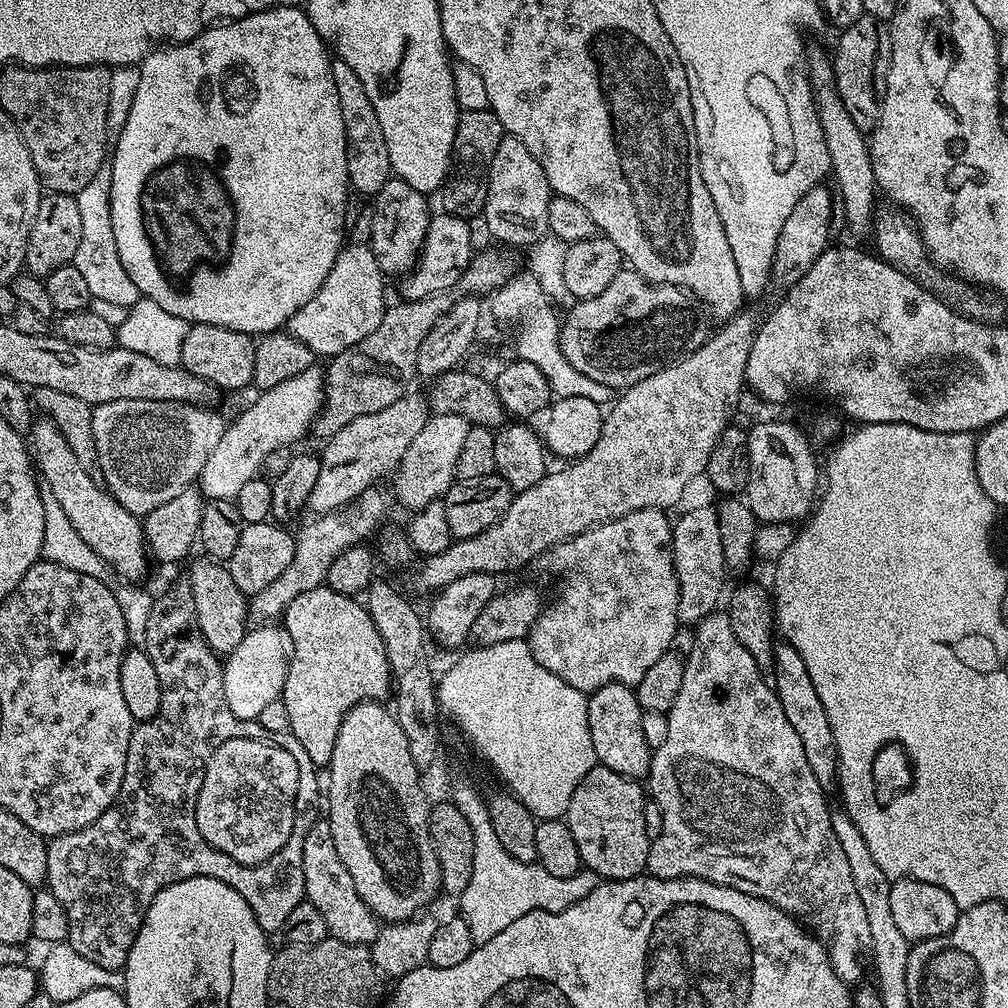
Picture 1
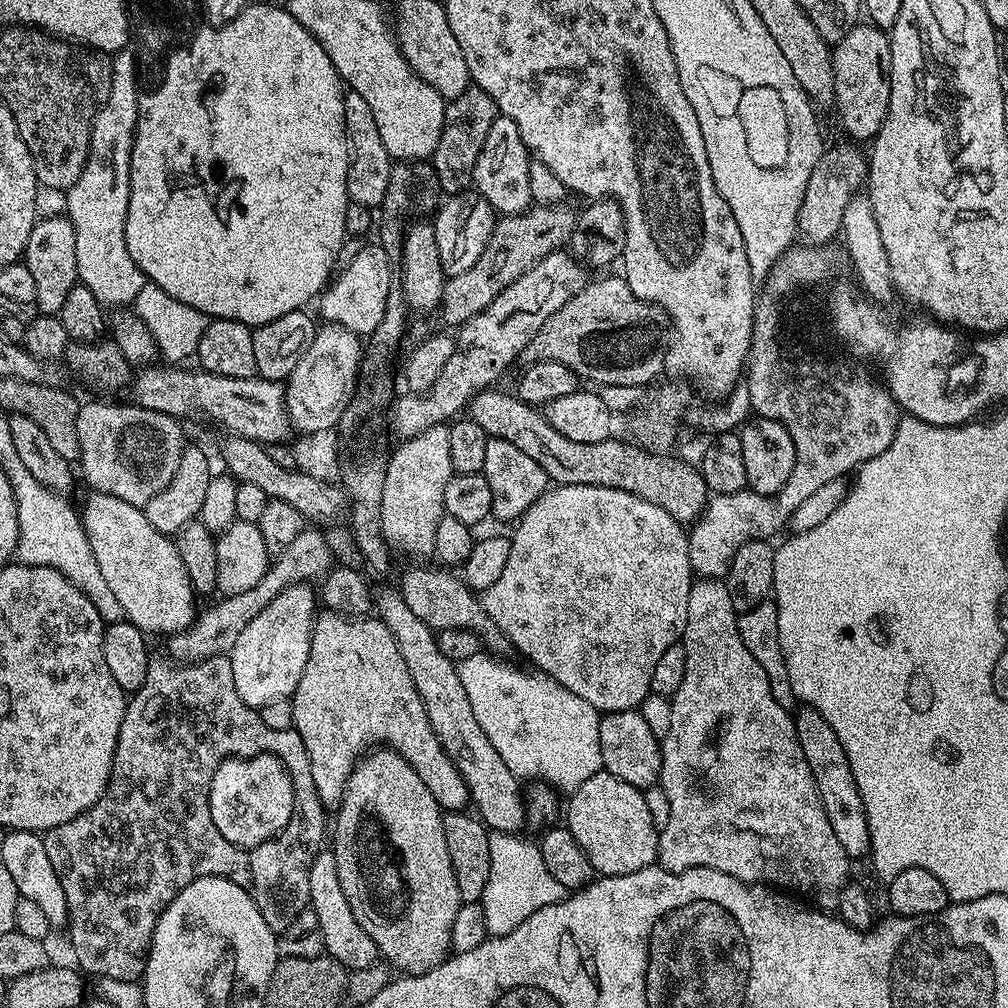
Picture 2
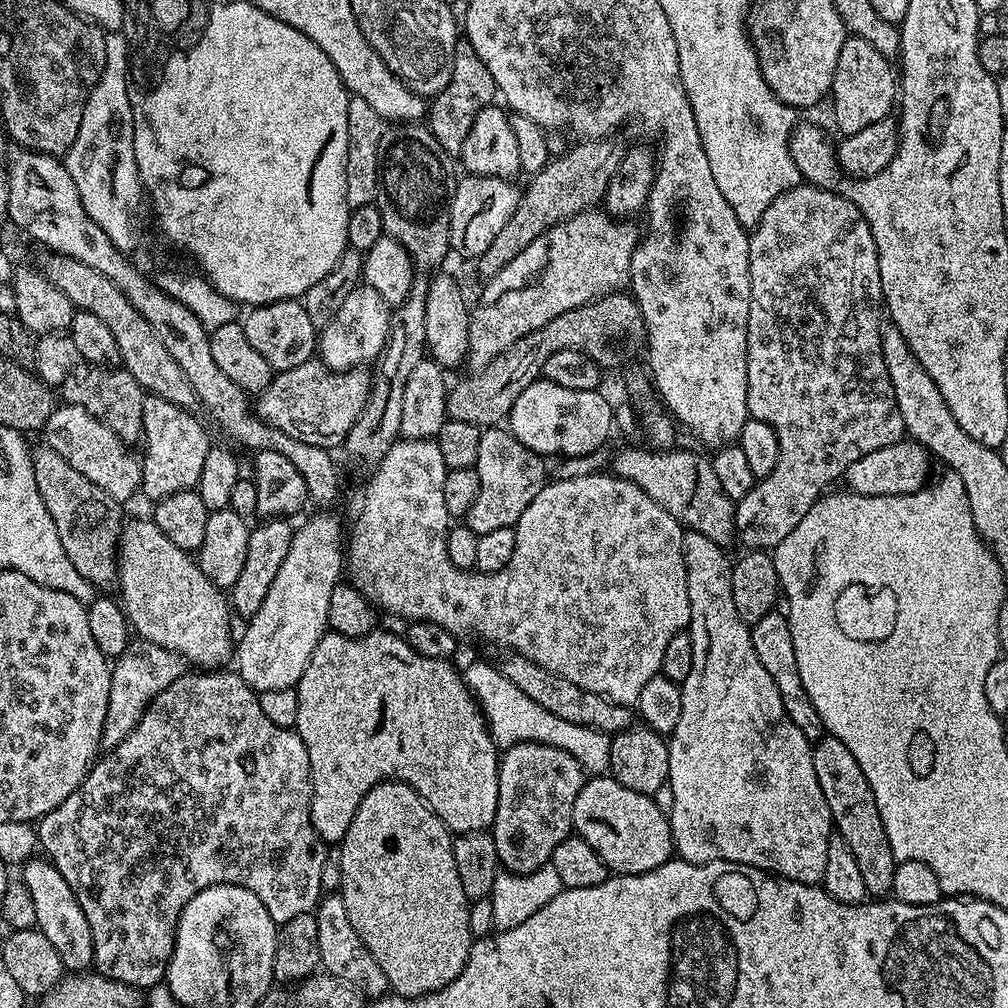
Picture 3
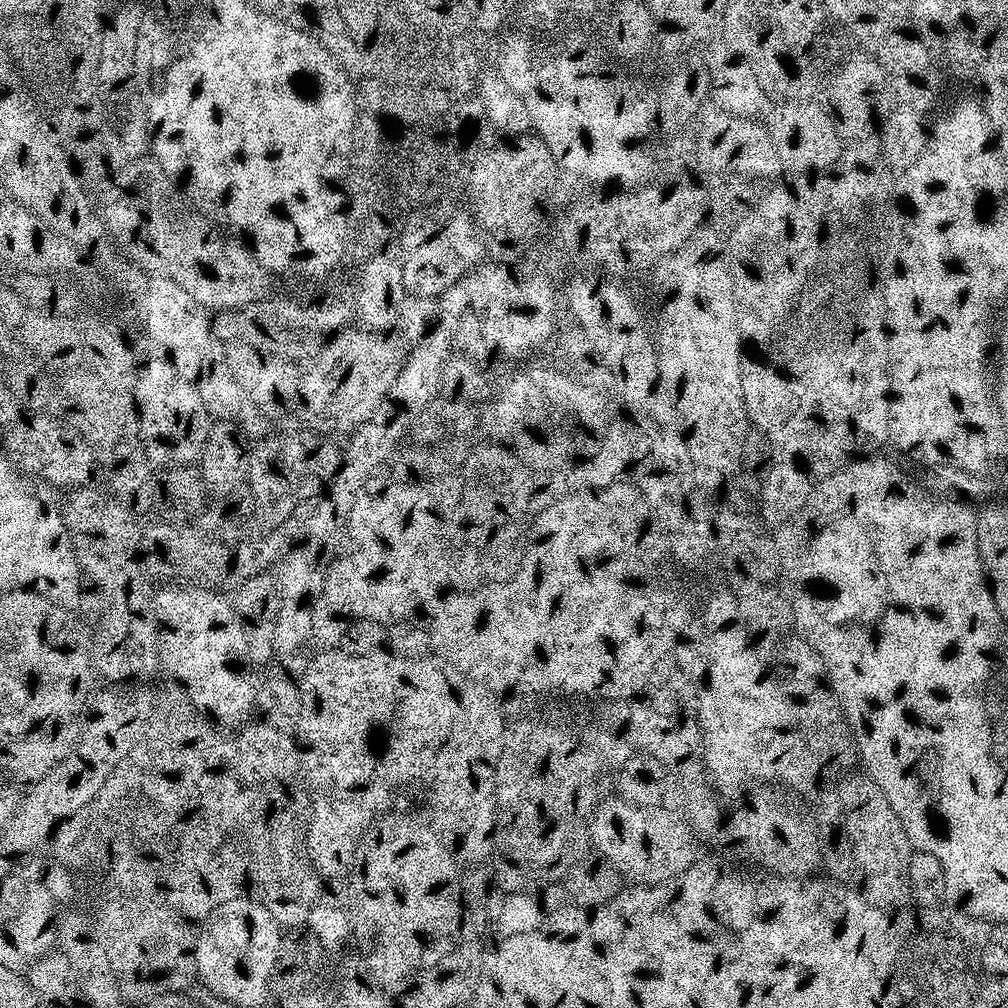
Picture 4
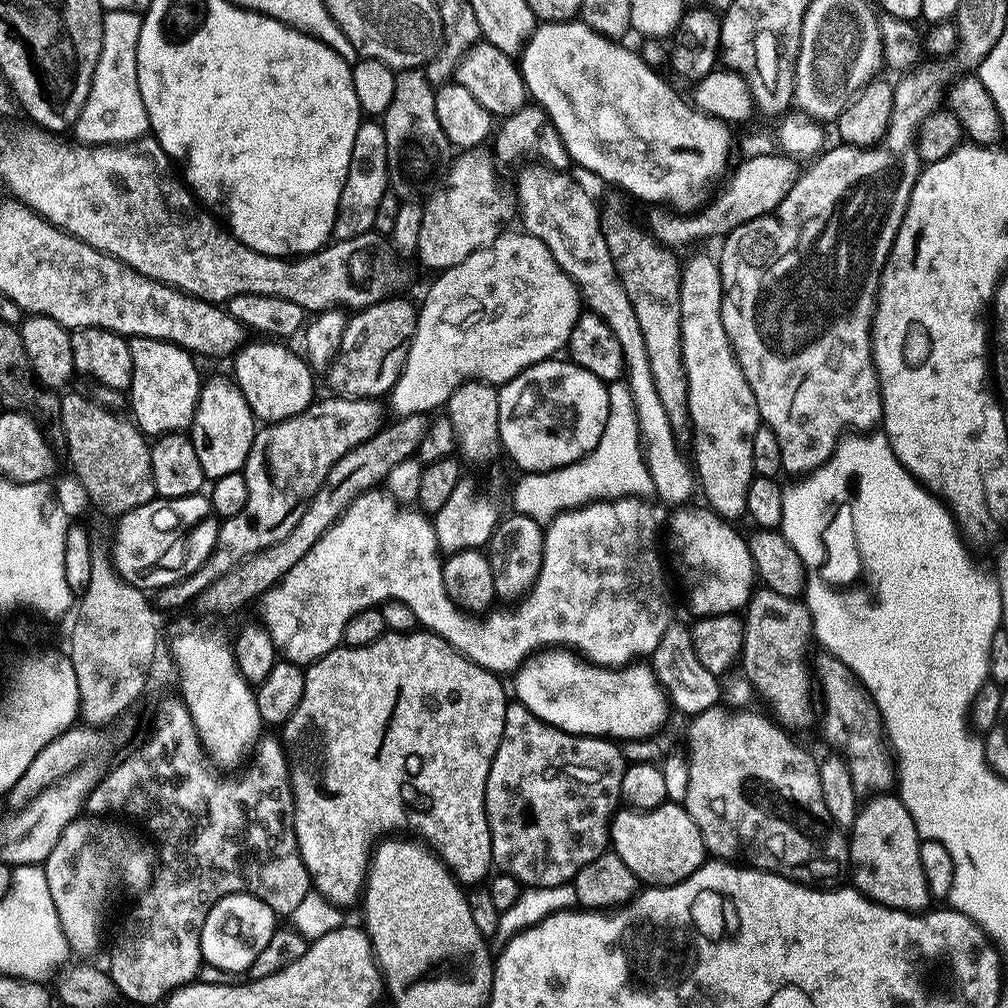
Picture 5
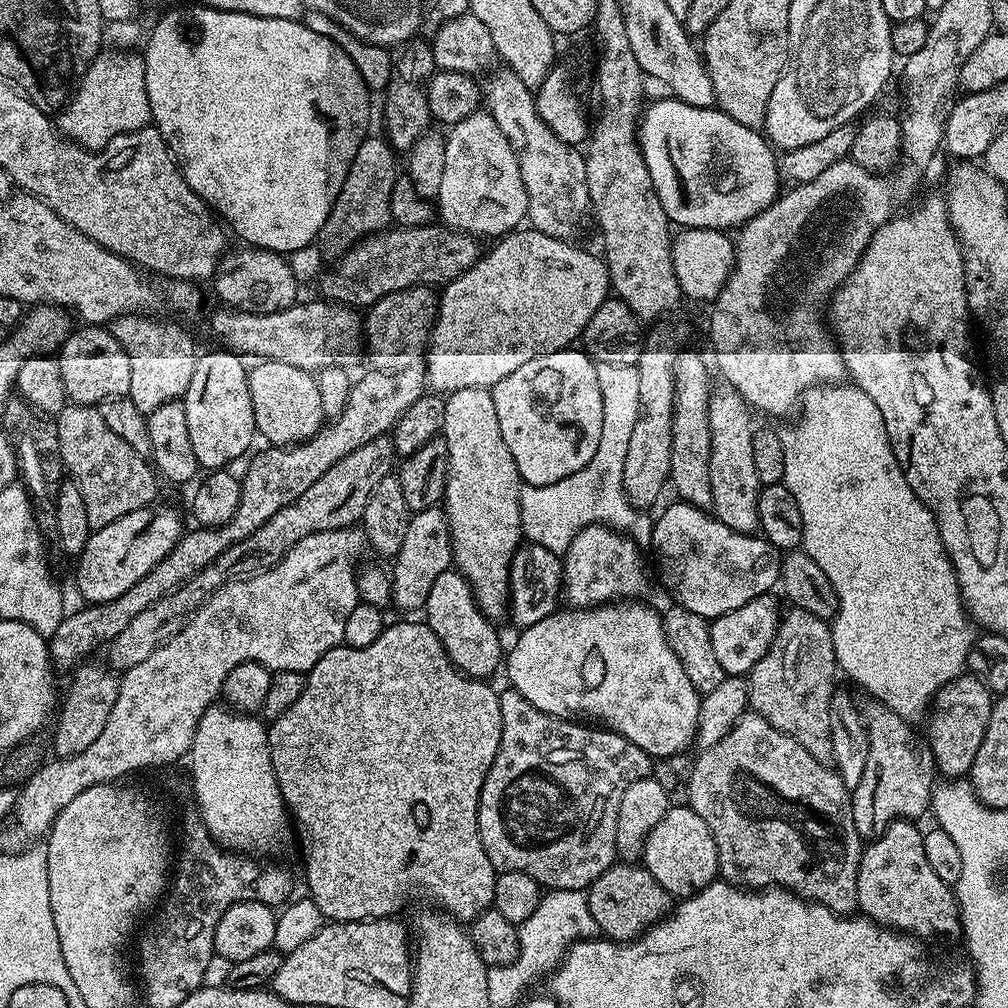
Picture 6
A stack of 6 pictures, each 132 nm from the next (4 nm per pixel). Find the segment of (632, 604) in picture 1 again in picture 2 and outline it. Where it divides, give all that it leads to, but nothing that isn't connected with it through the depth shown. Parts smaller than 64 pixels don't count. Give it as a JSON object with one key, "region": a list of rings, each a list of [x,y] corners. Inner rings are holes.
{"region":[[[562,484],[549,487],[526,510],[515,525],[516,533],[511,533],[510,558],[506,558],[506,570],[494,586],[490,586],[482,593],[484,609],[490,618],[510,638],[513,649],[521,652],[529,660],[533,669],[539,670],[543,675],[558,681],[570,694],[578,694],[578,698],[586,698],[590,706],[603,714],[606,712],[621,712],[622,710],[639,709],[651,693],[650,677],[654,665],[661,660],[662,654],[670,646],[674,646],[684,635],[686,626],[686,610],[690,606],[690,590],[694,583],[694,573],[690,566],[690,546],[688,545],[688,532],[685,525],[677,522],[662,506],[654,506],[654,502],[646,502],[646,498],[638,498],[621,488],[607,488],[593,484],[579,484],[570,486]]]}

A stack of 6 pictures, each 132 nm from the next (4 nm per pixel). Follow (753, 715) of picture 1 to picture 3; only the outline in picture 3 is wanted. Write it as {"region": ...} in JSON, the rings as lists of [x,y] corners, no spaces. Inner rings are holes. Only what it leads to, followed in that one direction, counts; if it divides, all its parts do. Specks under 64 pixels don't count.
{"region":[[[685,531],[684,534],[684,561],[686,562],[686,586],[690,594],[690,622],[687,626],[688,637],[694,646],[694,666],[690,666],[690,675],[687,676],[686,682],[682,685],[680,693],[682,694],[682,718],[678,718],[678,726],[674,726],[674,730],[667,737],[668,753],[670,754],[670,770],[668,771],[668,785],[670,790],[674,790],[674,806],[668,816],[668,821],[672,827],[672,847],[675,855],[679,859],[690,862],[691,864],[708,864],[714,859],[714,853],[719,859],[729,860],[735,864],[745,864],[751,868],[761,868],[764,872],[771,872],[773,876],[779,876],[782,880],[793,880],[799,884],[819,885],[826,871],[826,850],[830,847],[830,838],[834,834],[834,825],[832,823],[832,815],[830,814],[830,806],[826,806],[826,794],[822,794],[822,786],[818,786],[818,774],[814,774],[814,762],[812,761],[812,744],[806,738],[806,734],[802,734],[802,730],[798,730],[798,726],[794,726],[794,722],[786,714],[786,706],[782,706],[782,694],[778,694],[778,686],[774,686],[774,678],[770,678],[770,674],[766,674],[762,662],[758,662],[758,654],[754,654],[754,642],[752,641],[752,630],[749,625],[738,614],[738,610],[734,606],[734,590],[732,589],[732,564],[730,560],[724,557],[725,549],[719,544],[710,542],[710,538],[706,538],[697,532]]]}

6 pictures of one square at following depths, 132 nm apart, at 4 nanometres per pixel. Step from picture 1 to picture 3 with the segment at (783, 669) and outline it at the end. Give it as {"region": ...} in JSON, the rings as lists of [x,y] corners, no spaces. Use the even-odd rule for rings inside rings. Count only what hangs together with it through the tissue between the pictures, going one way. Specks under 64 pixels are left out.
{"region":[[[824,734],[812,744],[812,761],[814,774],[818,774],[818,786],[822,786],[826,806],[830,806],[835,831],[844,839],[846,846],[850,846],[850,854],[854,854],[854,862],[858,862],[867,895],[887,897],[894,886],[894,870],[898,861],[892,853],[890,838],[886,838],[886,826],[882,814],[878,814],[876,795],[874,790],[870,790],[870,782],[866,782],[866,774],[862,774],[862,766],[858,766],[858,758],[846,750],[844,742],[835,734]]]}

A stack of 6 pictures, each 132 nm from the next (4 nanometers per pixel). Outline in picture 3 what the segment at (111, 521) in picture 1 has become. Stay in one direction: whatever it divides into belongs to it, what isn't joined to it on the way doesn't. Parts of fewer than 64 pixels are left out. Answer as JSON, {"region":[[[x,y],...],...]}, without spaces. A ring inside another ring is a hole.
{"region":[[[151,518],[144,520],[129,519],[124,527],[120,529],[120,543],[118,545],[118,589],[120,588],[119,599],[122,601],[124,613],[127,616],[129,625],[134,629],[135,635],[141,640],[149,640],[158,646],[162,646],[171,652],[177,652],[178,655],[184,657],[189,665],[197,664],[195,667],[200,670],[220,670],[225,667],[224,664],[233,659],[234,656],[234,632],[232,636],[232,620],[234,621],[234,612],[230,607],[230,600],[221,589],[214,586],[214,582],[210,582],[210,578],[206,578],[206,574],[202,574],[199,563],[189,553],[183,552],[178,546],[174,546],[174,542],[170,542],[170,538],[166,538],[166,534],[162,534],[162,530],[158,530],[158,526]]]}

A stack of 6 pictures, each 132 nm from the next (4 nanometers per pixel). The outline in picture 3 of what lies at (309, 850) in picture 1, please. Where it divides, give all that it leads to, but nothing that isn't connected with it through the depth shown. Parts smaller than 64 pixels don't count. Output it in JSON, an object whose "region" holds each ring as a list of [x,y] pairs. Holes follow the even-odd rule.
{"region":[[[339,894],[325,895],[314,909],[318,922],[318,950],[323,971],[329,976],[346,978],[351,984],[368,998],[379,998],[389,995],[390,989],[386,974],[382,974],[382,966],[374,962],[374,954],[366,950],[366,942],[358,938],[358,930],[346,915],[346,902]]]}

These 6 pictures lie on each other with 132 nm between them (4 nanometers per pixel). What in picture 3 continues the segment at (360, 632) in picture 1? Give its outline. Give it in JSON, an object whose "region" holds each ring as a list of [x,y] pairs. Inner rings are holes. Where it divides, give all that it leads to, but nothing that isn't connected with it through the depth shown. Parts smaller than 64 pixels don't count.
{"region":[[[331,630],[324,633],[324,637],[314,646],[314,654],[310,654],[310,662],[306,662],[306,670],[302,678],[296,683],[298,694],[298,722],[294,731],[300,735],[306,746],[306,754],[310,754],[310,770],[312,771],[312,825],[314,830],[325,842],[339,842],[344,839],[346,830],[350,830],[350,822],[362,802],[362,798],[375,784],[383,784],[385,780],[399,780],[401,784],[408,784],[419,792],[424,803],[431,808],[432,813],[448,827],[449,832],[459,834],[462,832],[482,832],[491,829],[496,811],[498,810],[498,774],[500,762],[498,759],[498,745],[492,739],[488,730],[488,721],[480,711],[475,696],[468,691],[461,669],[452,665],[451,659],[435,660],[419,656],[410,647],[403,635],[395,636],[392,632],[377,630],[350,638]]]}

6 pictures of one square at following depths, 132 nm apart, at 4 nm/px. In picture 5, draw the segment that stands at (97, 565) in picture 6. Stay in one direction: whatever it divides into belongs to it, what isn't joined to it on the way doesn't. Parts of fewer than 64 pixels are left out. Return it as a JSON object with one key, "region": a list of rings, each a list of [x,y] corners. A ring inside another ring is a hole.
{"region":[[[197,494],[173,500],[163,498],[151,500],[119,517],[115,524],[116,537],[112,540],[110,561],[117,575],[127,584],[133,584],[141,590],[149,590],[148,588],[159,590],[194,574],[198,566],[208,560],[208,555],[216,548],[216,535],[221,521],[214,515],[212,503],[209,502],[207,495]]]}

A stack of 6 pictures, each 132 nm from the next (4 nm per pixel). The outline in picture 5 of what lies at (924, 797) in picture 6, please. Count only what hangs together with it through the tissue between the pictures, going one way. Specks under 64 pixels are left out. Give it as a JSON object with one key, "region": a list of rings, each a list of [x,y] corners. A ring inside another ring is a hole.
{"region":[[[821,651],[820,657],[814,660],[814,678],[818,688],[824,691],[822,700],[822,724],[824,736],[832,744],[841,744],[842,754],[850,766],[854,778],[854,790],[857,797],[871,798],[887,793],[888,788],[897,783],[898,768],[894,763],[890,744],[885,739],[884,718],[878,706],[873,702],[864,685],[852,675],[846,662],[834,658],[831,653]],[[881,736],[881,737],[880,737]]]}

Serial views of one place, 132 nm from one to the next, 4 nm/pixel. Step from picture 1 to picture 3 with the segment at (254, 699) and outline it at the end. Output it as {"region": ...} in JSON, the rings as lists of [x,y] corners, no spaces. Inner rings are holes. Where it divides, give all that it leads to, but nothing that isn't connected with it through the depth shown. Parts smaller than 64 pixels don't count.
{"region":[[[320,510],[301,528],[294,531],[290,550],[282,560],[282,566],[266,593],[266,600],[261,609],[244,624],[244,633],[239,633],[238,643],[234,648],[234,668],[256,693],[266,690],[286,690],[295,688],[306,670],[306,662],[310,662],[310,654],[314,654],[314,646],[330,628],[330,598],[341,583],[340,571],[346,568],[346,528],[340,525],[338,517],[332,510]]]}

